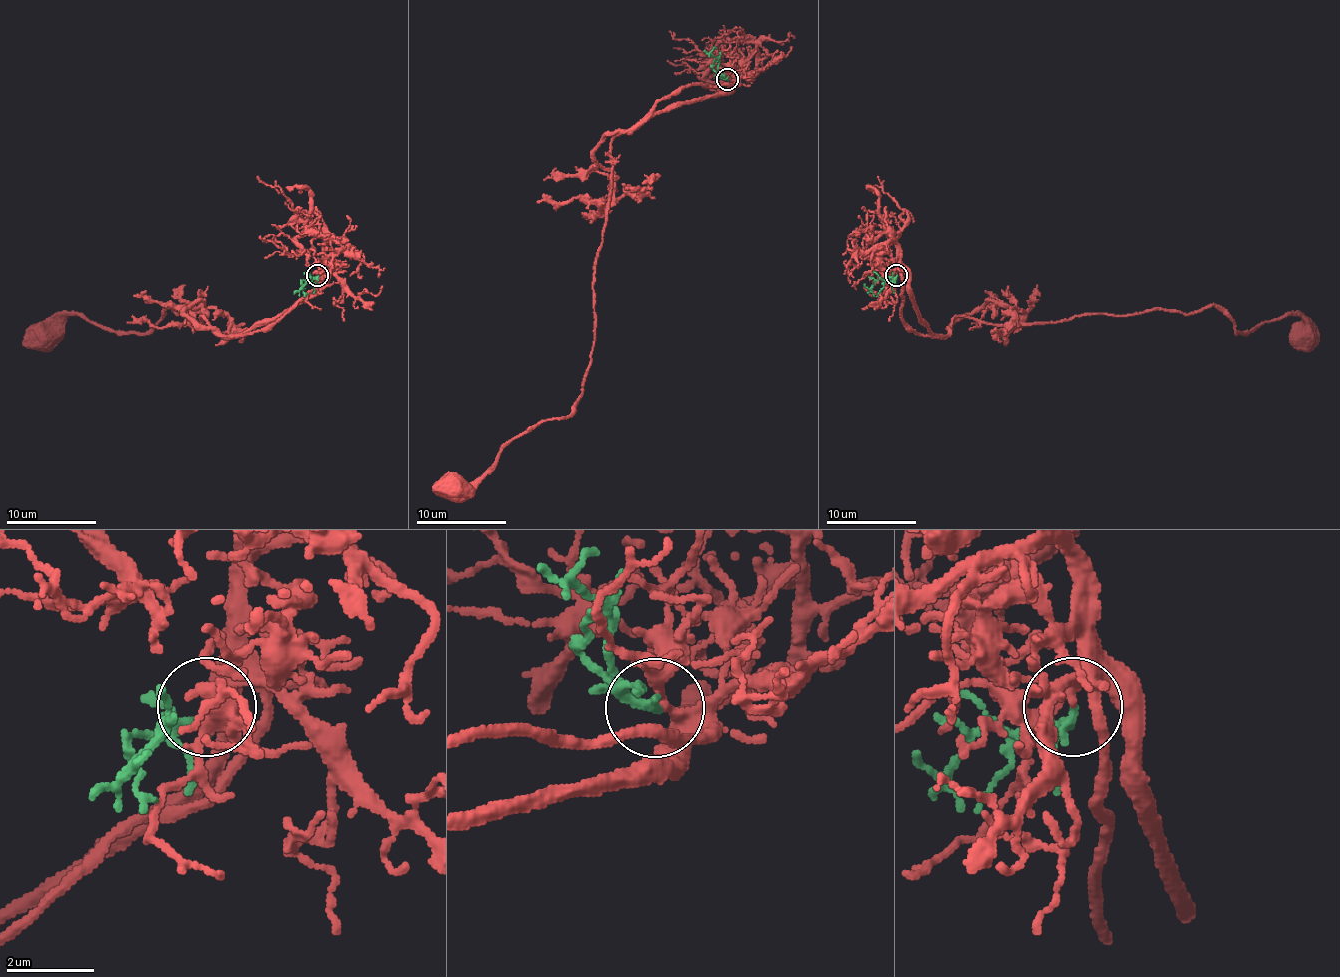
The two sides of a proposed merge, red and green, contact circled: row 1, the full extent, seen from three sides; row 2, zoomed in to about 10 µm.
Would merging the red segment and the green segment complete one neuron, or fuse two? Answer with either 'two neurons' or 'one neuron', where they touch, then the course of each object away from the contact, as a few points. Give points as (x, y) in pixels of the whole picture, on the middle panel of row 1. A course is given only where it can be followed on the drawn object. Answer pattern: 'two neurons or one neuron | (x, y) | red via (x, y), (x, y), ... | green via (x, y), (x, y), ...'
one neuron | (727, 79) | red via (728, 80), (728, 91), (643, 118), (611, 140), (580, 400), (566, 416), (515, 436), (470, 488), (454, 488) | green via (728, 80), (719, 71), (719, 62), (703, 51)

